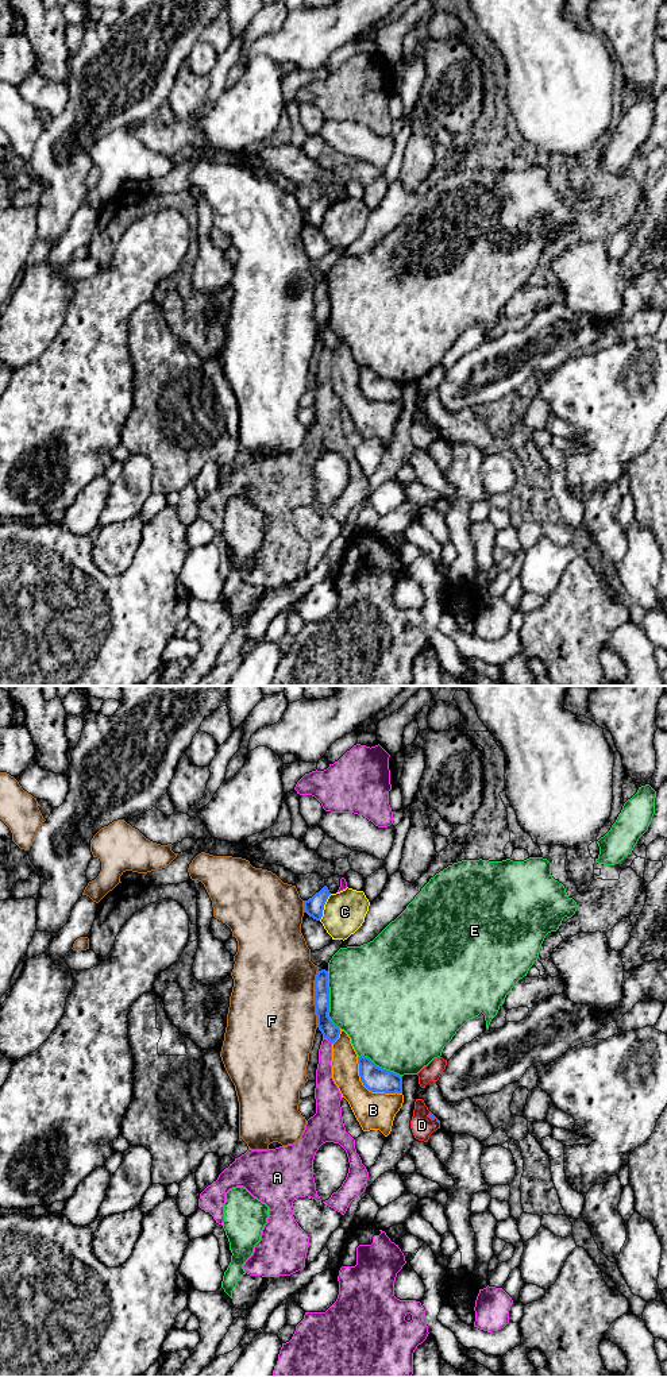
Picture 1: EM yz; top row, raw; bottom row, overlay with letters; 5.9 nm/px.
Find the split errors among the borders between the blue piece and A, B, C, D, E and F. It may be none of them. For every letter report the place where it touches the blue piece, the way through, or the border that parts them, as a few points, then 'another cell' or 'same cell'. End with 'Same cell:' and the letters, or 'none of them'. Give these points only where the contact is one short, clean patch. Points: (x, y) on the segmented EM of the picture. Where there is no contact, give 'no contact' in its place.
A: meets blue in yz at (327, 1038); another cell
B: meets blue in yz at (369, 1090); another cell
C: meets blue in yz at (323, 907); border along yz (331, 894), (319, 920); another cell
D: meets blue in yz at (434, 1118); border along yz (427, 1115), (435, 1118), (439, 1123); another cell
E: meets blue in yz at (328, 1001); another cell
F: meets blue in yz at (315, 998); another cell
Same cell: none of them

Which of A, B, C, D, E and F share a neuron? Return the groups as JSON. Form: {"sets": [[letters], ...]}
{"sets": [["A"], ["B"], ["C"], ["D"], ["E"], ["F"]]}

